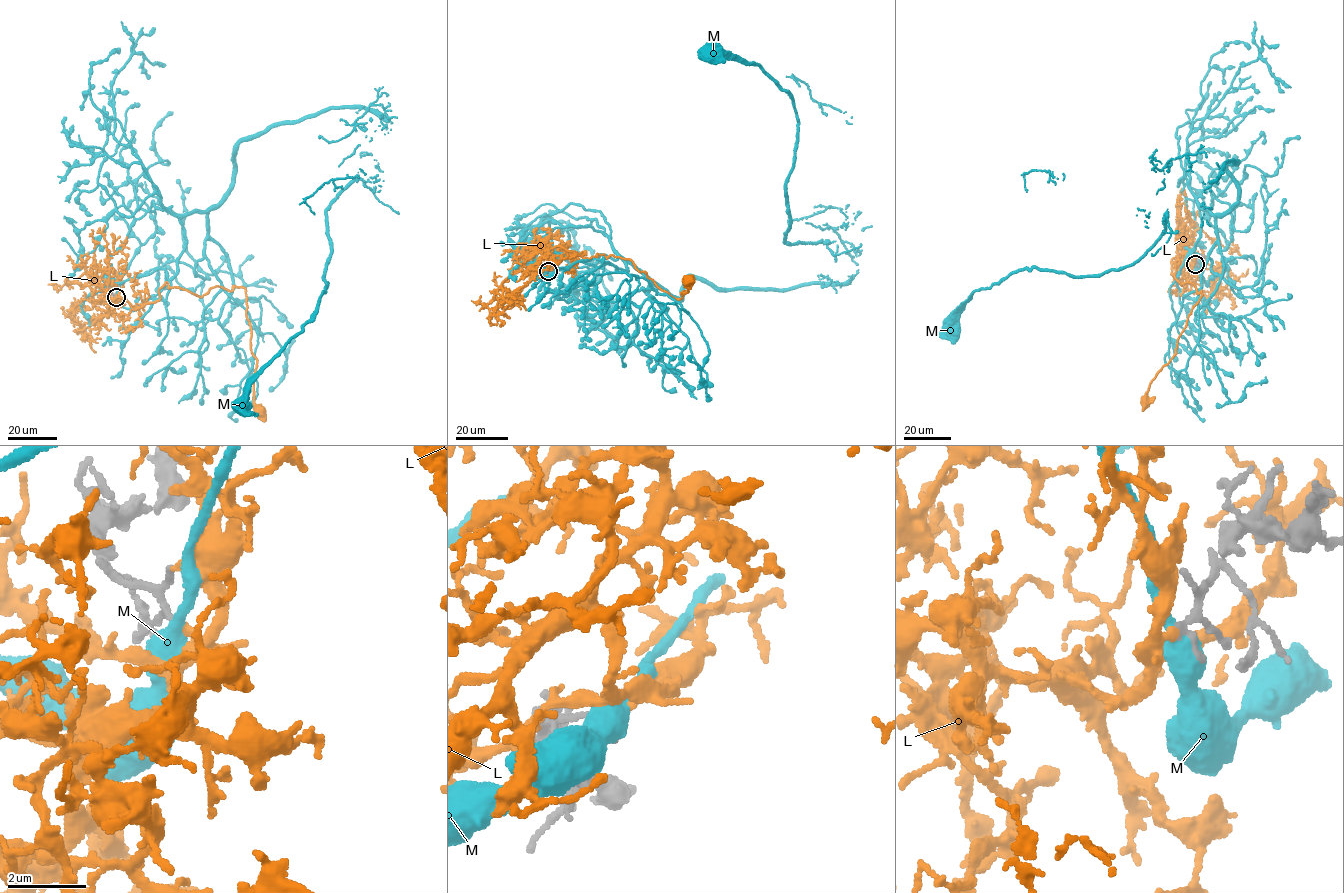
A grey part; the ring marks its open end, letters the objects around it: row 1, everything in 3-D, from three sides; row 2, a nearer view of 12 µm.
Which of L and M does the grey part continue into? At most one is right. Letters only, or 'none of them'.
L

